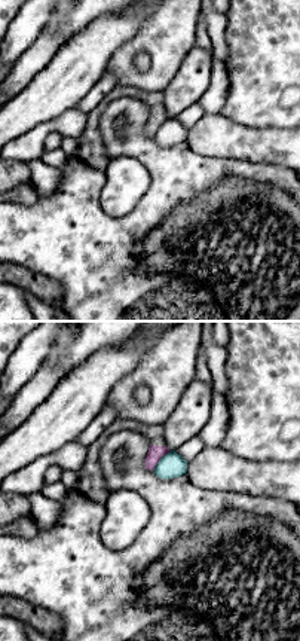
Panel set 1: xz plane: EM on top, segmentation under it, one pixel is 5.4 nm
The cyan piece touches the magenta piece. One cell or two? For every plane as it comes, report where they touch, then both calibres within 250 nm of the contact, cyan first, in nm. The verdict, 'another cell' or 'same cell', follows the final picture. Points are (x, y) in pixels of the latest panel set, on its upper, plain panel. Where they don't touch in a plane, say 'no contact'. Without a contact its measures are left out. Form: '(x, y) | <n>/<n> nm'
(161, 125) | 130/80 nm

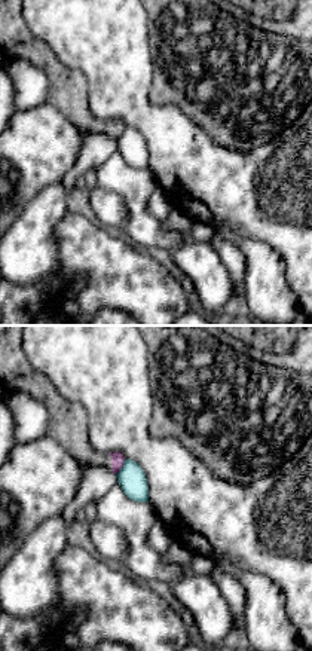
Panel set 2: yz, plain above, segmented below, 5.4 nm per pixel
(122, 134) | 150/70 nm

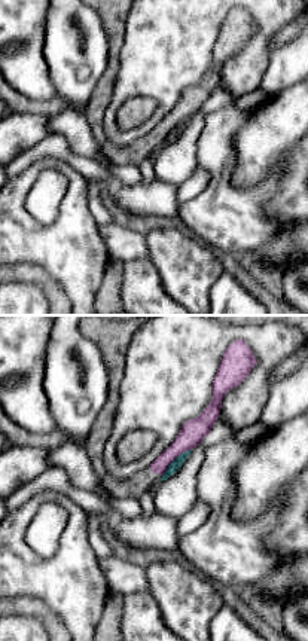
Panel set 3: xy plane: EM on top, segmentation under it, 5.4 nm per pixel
(174, 127) | 60/130 nm

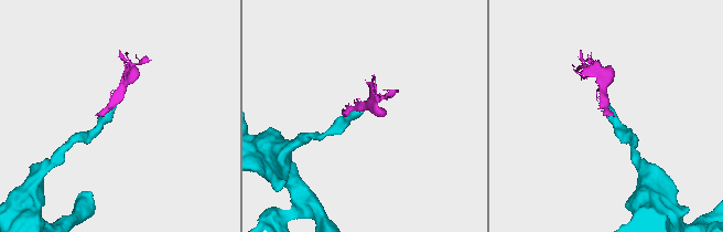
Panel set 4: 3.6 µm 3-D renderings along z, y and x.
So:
another cell

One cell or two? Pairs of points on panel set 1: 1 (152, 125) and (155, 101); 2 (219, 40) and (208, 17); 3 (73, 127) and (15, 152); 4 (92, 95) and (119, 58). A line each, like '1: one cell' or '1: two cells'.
1: one cell
2: one cell
3: one cell
4: two cells

